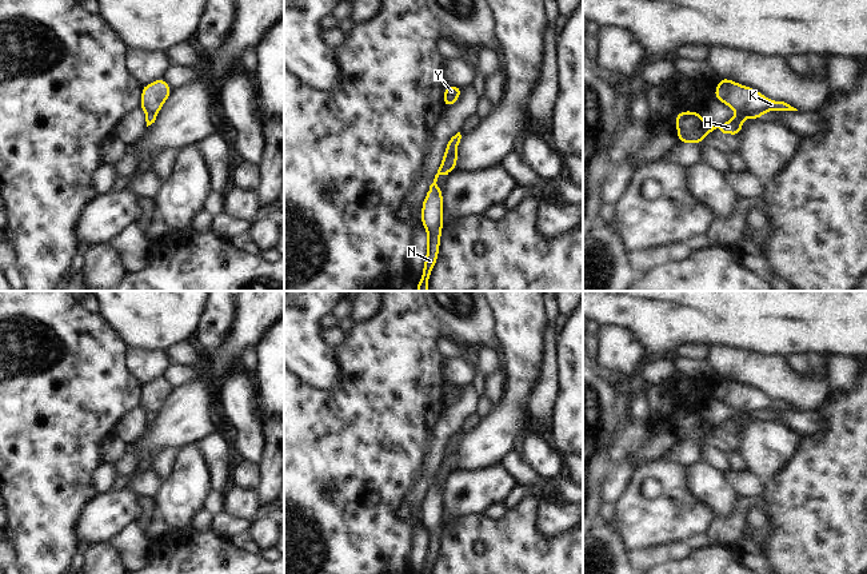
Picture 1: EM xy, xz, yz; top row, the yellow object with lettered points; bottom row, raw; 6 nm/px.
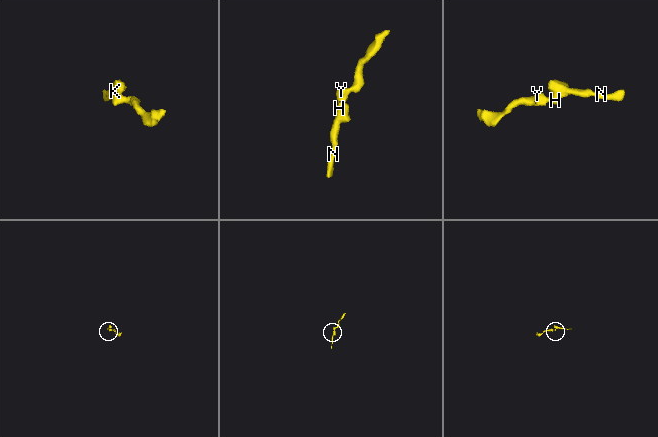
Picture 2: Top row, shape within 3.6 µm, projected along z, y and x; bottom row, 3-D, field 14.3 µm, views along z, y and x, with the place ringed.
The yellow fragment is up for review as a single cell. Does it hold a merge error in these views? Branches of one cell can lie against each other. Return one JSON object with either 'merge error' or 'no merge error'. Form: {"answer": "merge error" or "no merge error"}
{"answer": "merge error"}

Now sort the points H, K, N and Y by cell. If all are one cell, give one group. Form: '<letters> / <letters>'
H Y / K N

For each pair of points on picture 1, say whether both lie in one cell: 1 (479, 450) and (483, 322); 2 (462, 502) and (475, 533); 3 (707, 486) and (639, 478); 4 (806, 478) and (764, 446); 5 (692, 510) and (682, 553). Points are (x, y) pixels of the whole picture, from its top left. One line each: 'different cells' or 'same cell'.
1: different cells
2: different cells
3: different cells
4: different cells
5: different cells

